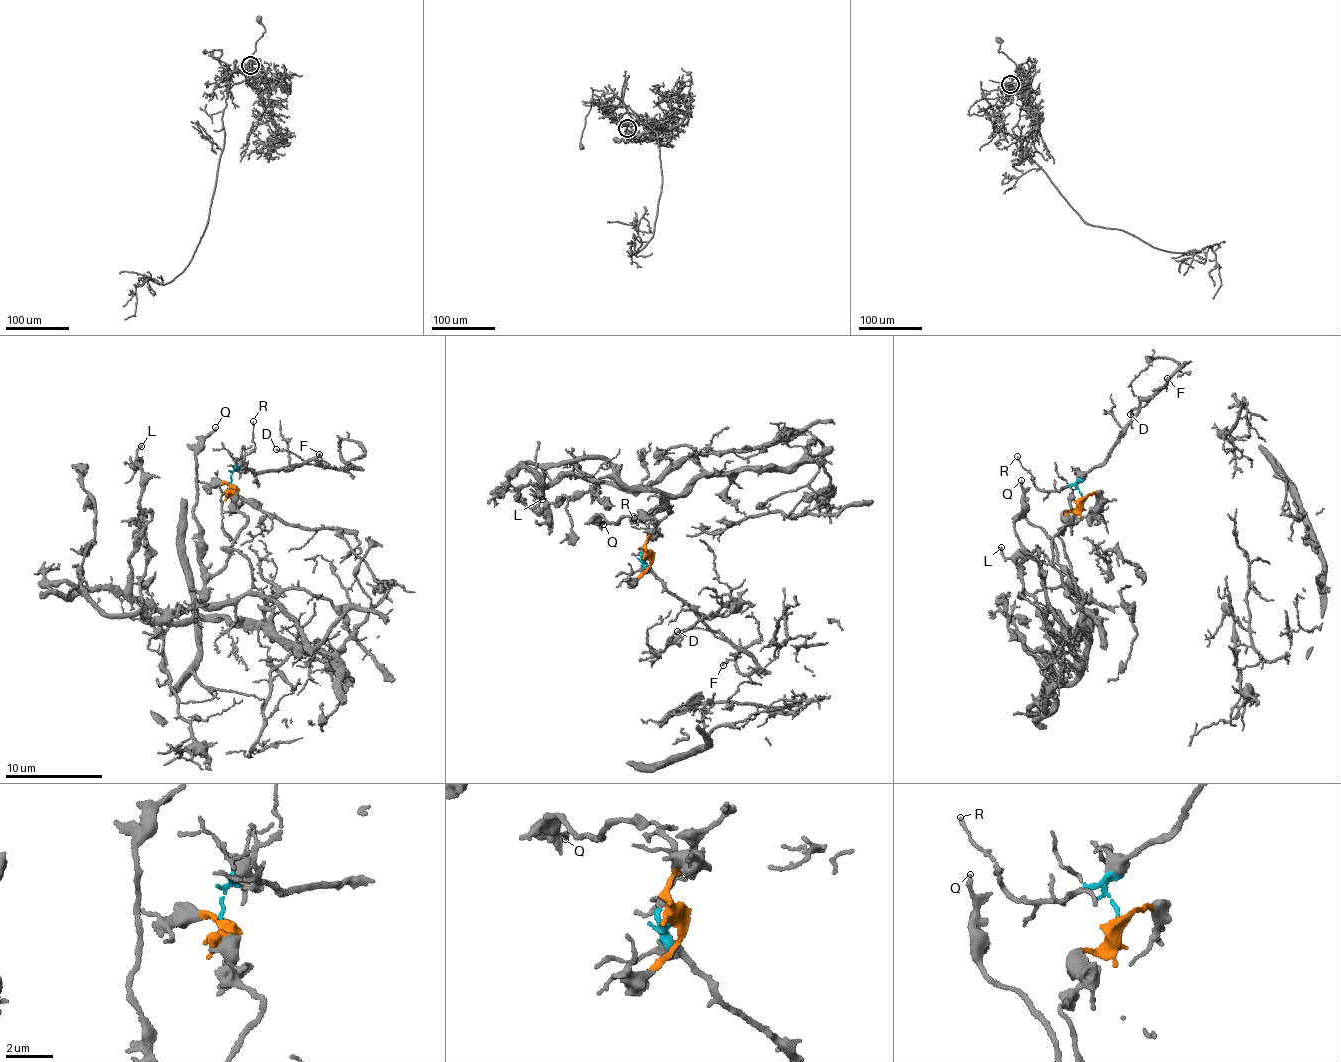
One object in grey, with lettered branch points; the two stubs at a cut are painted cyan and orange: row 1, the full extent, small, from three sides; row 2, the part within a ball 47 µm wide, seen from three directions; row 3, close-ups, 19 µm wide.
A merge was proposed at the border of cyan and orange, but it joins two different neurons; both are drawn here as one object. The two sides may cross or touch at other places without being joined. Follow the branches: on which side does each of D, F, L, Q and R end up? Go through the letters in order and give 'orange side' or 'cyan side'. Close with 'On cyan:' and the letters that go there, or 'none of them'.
D: cyan side
F: cyan side
L: orange side
Q: orange side
R: cyan side
On cyan: D, F, R

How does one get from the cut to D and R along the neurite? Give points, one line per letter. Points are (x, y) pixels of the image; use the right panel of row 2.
D: (1082, 501), (1079, 490), (1083, 476), (1107, 456), (1138, 409), (1131, 409), (1131, 415)
R: (1082, 501), (1075, 487), (1041, 490), (1017, 456)

